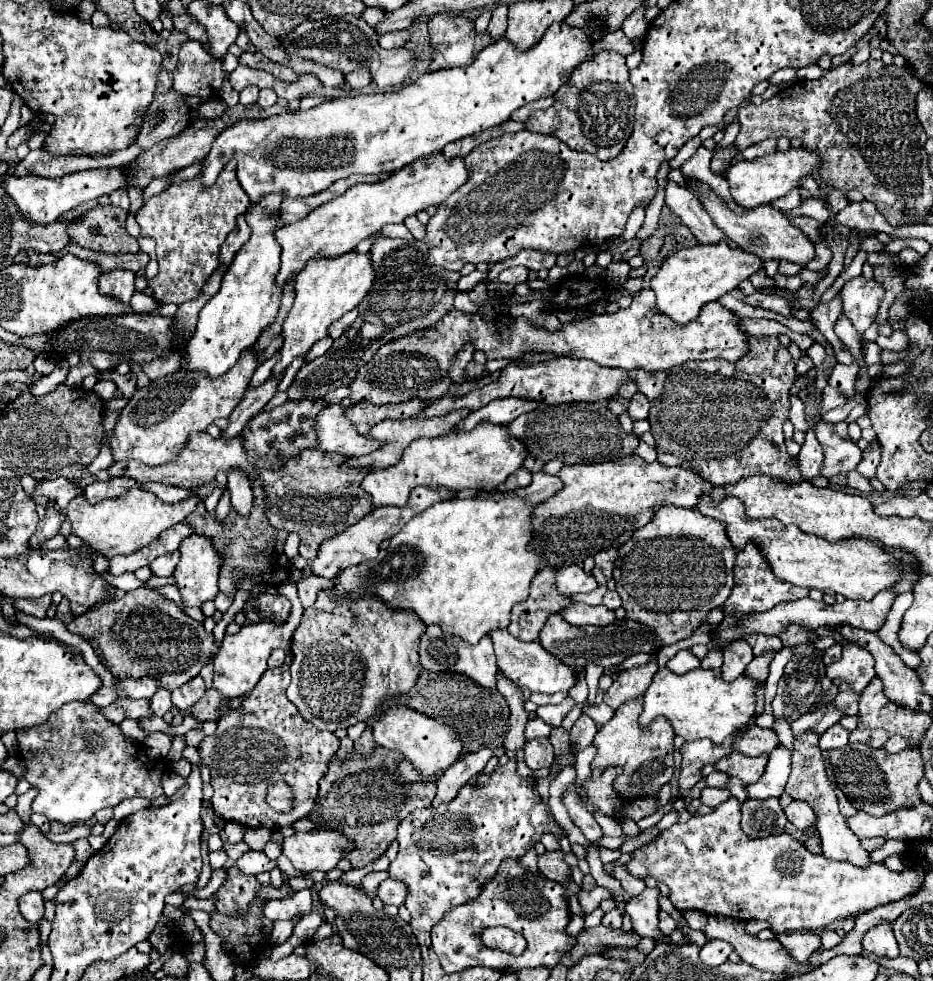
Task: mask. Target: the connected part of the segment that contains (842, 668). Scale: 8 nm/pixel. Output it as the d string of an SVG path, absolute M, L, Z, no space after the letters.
M849 643L847 647L843 647L843 657L827 667L827 677L851 685L849 691L853 693L861 693L867 683L875 677L873 663L875 661L871 659L871 653L867 649Z

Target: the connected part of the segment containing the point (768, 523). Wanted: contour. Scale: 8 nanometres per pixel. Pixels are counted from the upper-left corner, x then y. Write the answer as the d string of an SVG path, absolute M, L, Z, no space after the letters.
M703 493L695 509L705 517L725 523L727 537L737 551L743 551L747 543L755 543L779 581L789 581L807 589L821 589L825 593L841 593L847 599L865 601L873 599L873 595L899 581L899 569L893 565L889 553L865 539L841 539L837 543L829 543L821 537L803 533L795 525L785 527L777 519L751 519L745 515L743 501L737 497L715 501L711 495Z

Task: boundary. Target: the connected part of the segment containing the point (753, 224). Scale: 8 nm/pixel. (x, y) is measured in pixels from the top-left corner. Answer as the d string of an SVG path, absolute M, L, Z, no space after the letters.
M697 193L699 201L703 203L705 211L711 215L713 223L719 225L719 229L731 239L735 241L741 249L759 255L761 259L787 259L793 263L799 263L801 267L805 267L811 259L815 259L815 245L811 239L807 239L807 235L803 235L803 231L799 227L795 227L781 211L773 209L771 205L763 205L763 207L755 207L745 215L733 215L727 209L727 203L717 195L717 193Z

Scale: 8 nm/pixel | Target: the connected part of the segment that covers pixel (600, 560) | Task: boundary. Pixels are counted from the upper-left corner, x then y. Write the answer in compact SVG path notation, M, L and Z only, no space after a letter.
M607 549L607 551L603 551L603 553L597 553L597 555L595 555L595 567L599 567L607 579L611 577L615 557L617 557L617 551L615 551L615 549Z

